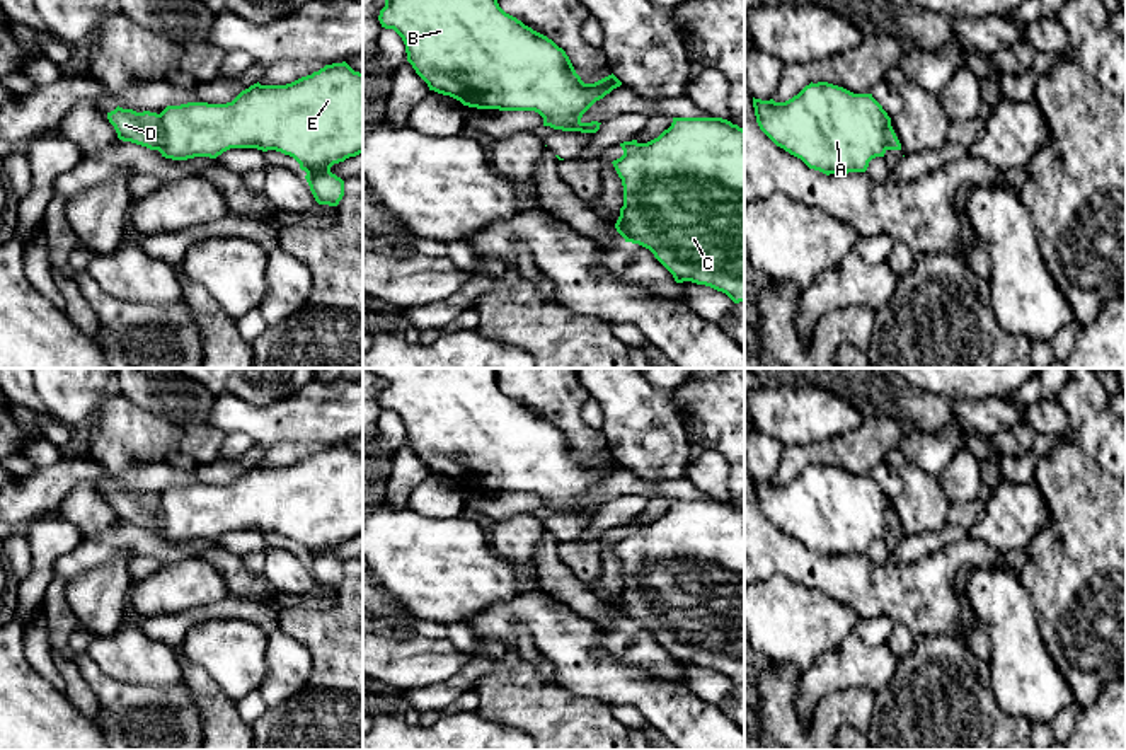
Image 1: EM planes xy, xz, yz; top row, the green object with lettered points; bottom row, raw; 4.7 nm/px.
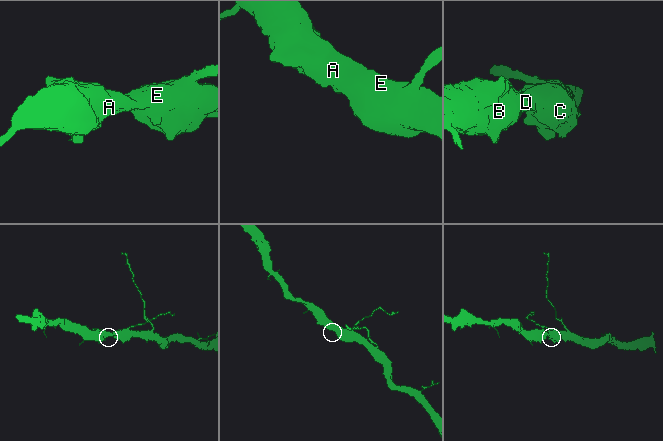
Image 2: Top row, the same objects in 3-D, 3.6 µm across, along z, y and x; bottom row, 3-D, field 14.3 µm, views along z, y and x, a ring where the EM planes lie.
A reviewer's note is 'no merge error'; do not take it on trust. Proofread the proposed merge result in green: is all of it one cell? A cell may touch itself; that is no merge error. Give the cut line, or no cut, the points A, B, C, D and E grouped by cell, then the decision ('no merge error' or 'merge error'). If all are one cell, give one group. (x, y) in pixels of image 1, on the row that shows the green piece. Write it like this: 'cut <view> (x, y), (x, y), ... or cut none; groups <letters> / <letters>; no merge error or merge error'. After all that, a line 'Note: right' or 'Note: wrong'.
cut xy (159, 115), (152, 130), (157, 149); groups A B C E / D; merge error
Note: wrong

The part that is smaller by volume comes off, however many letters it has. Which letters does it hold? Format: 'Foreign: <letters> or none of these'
Foreign: D

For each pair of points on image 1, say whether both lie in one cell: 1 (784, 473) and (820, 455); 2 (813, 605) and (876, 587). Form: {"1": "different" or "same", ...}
{"1": "same", "2": "different"}

